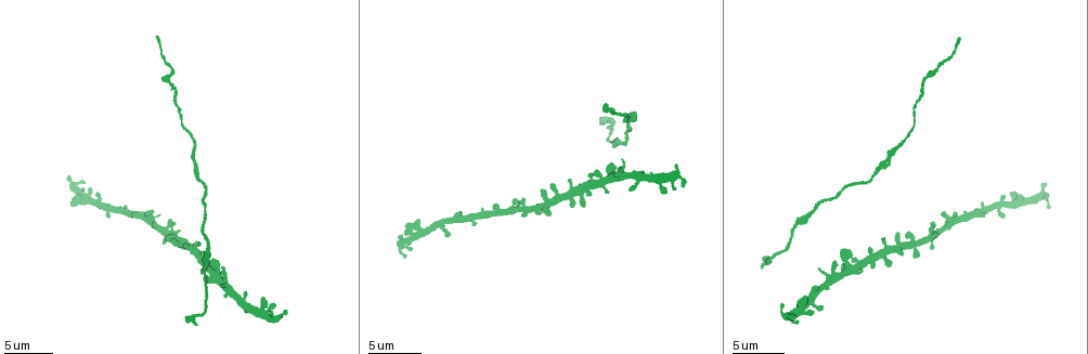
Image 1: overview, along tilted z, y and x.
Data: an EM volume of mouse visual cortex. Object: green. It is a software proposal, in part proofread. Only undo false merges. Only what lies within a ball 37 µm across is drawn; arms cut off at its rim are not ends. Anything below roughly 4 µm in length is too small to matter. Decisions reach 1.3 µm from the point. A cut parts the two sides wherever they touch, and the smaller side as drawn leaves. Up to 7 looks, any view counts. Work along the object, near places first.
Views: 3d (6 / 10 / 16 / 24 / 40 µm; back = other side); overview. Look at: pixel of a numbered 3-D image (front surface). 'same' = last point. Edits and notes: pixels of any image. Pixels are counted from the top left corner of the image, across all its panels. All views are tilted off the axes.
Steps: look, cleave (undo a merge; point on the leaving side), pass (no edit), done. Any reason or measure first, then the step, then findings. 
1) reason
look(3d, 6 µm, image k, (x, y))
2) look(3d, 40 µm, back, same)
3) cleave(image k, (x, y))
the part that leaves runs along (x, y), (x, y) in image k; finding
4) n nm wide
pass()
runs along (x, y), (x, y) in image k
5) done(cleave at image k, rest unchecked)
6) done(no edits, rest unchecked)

calibre changes
look(3d, 10 µm, image 1, (614, 125))

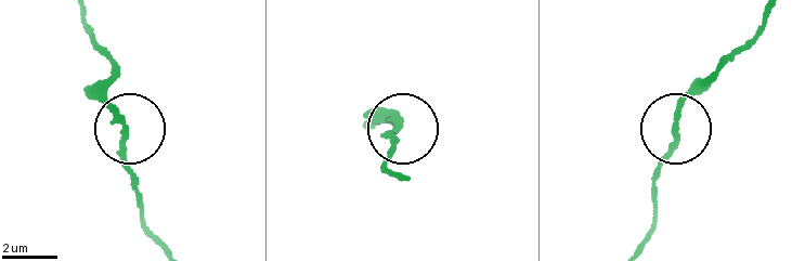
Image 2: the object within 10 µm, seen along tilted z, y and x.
pass()
runs along (158, 239), (141, 209), (125, 119), (96, 43) in image 2; all the same neuron

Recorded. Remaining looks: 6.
sudden change in width
look(3d, 6 µm, image 1, (889, 150))

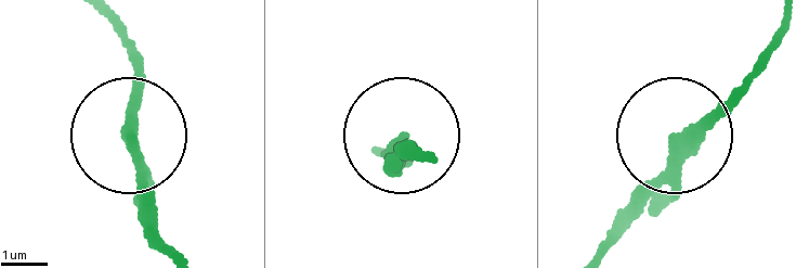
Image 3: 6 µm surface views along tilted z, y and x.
280 nm wide
pass()
all the same neuron

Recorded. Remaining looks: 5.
three arms meet
look(3d, 10 µm, image 1, (232, 289))

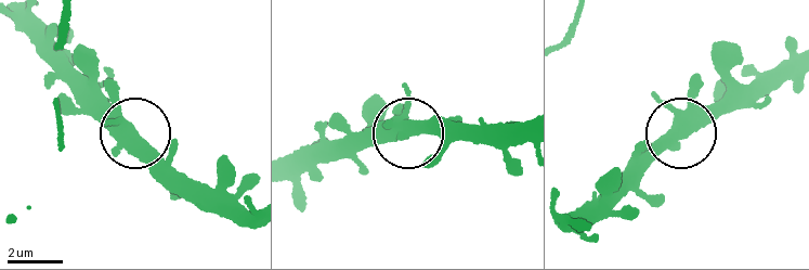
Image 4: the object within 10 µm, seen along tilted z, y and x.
430 nm wide
pass()
runs along (106, 120), (128, 125), (162, 172) in image 4; all the same neuron

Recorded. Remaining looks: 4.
done(no edits, rest unchecked)

